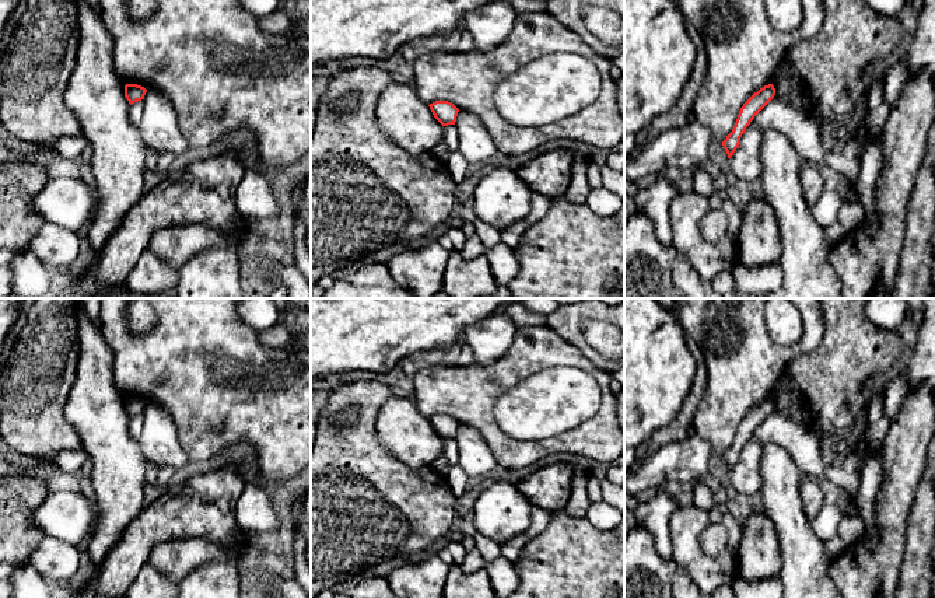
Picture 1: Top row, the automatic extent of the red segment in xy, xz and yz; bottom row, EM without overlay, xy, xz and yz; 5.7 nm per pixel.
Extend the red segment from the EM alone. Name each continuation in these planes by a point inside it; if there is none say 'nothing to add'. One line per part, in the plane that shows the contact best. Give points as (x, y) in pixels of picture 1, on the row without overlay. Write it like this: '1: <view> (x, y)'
nothing to add

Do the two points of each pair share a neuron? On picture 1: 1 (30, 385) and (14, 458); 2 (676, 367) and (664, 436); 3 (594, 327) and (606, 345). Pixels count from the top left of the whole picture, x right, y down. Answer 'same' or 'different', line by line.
1: different
2: different
3: same

